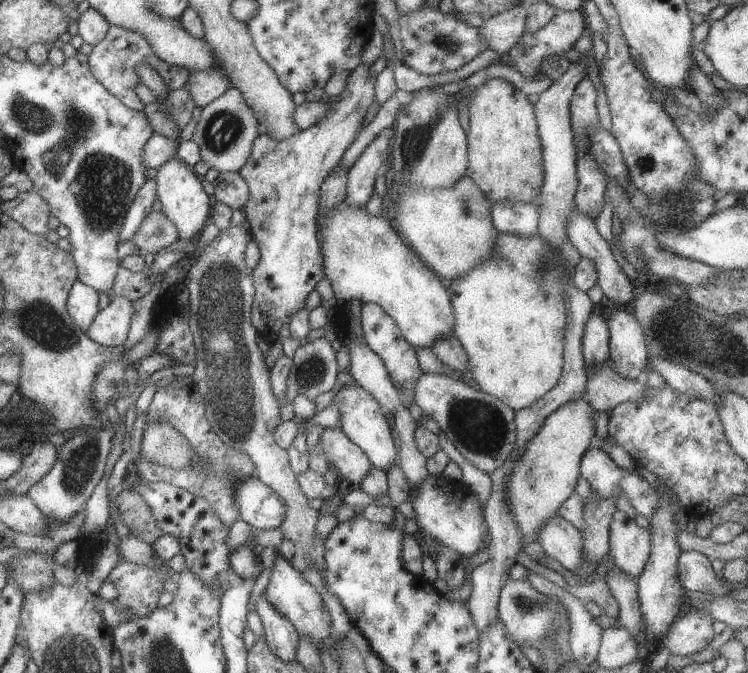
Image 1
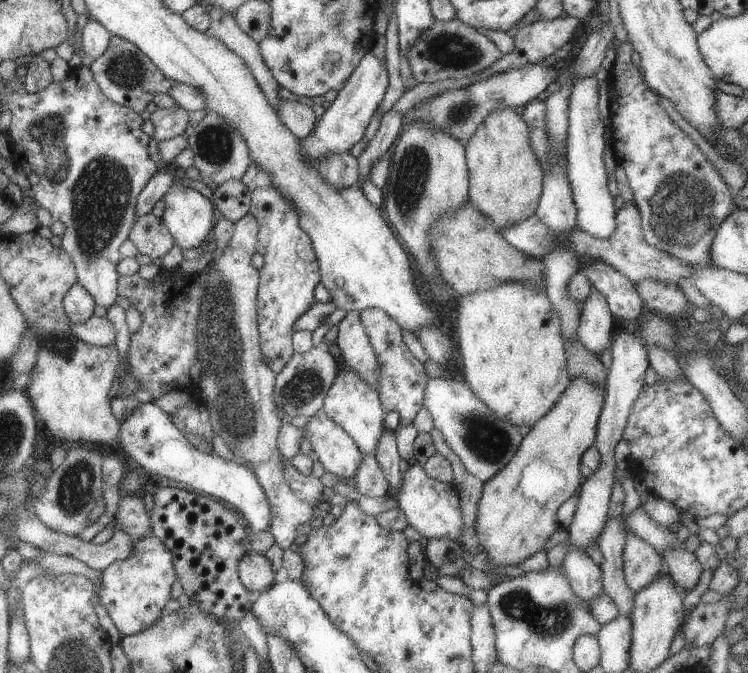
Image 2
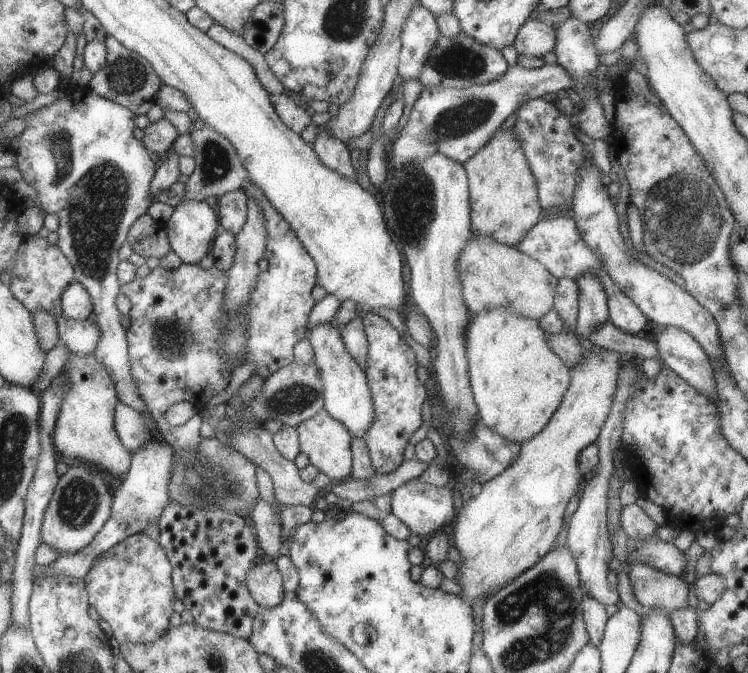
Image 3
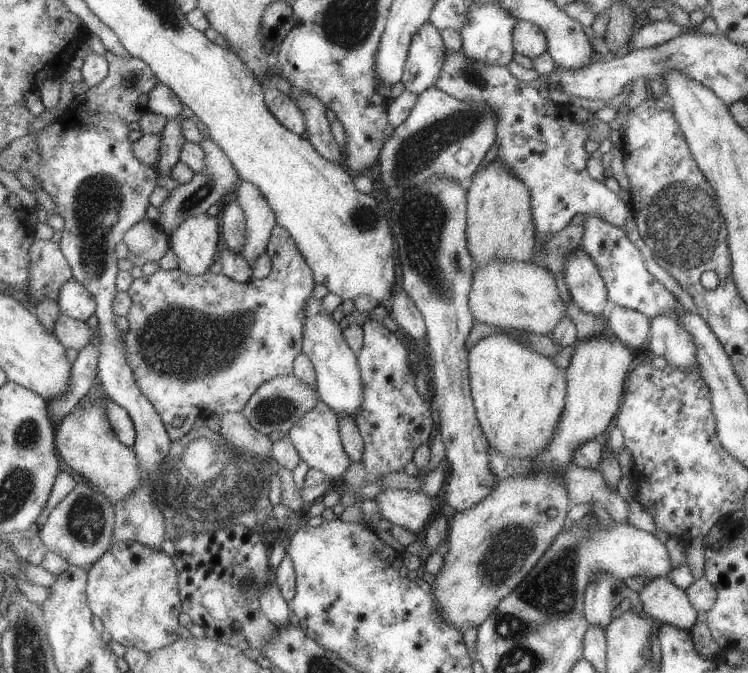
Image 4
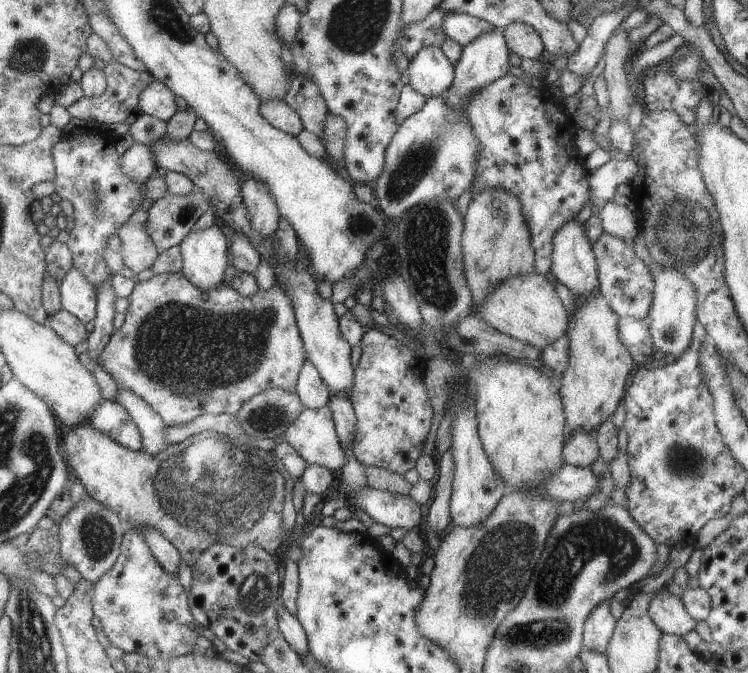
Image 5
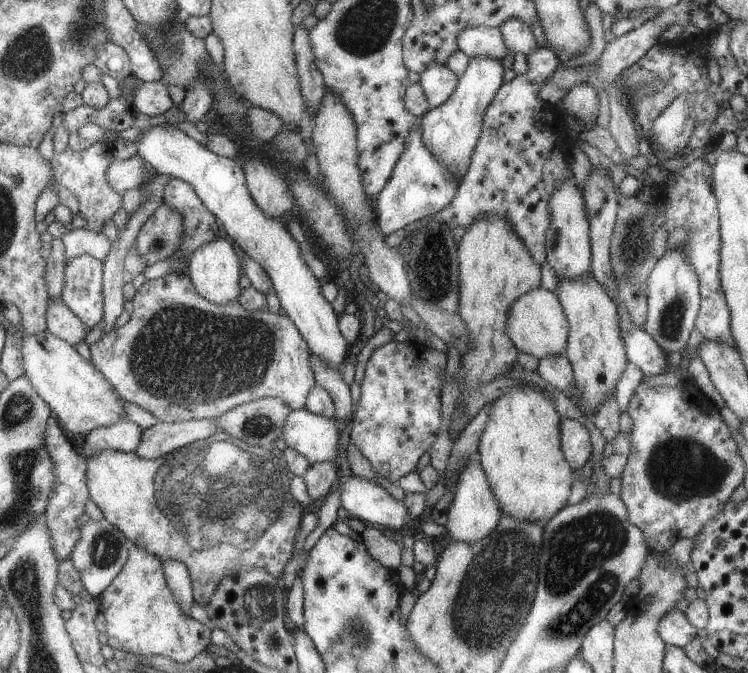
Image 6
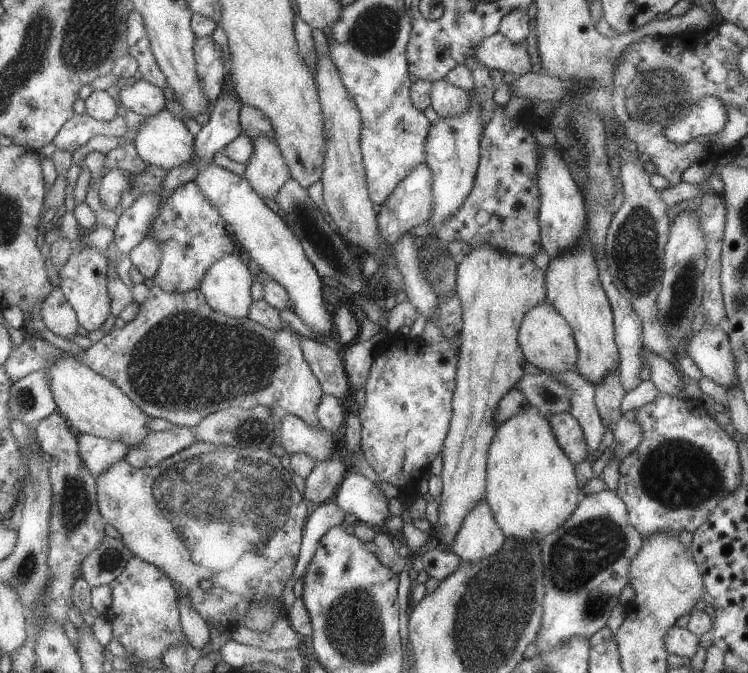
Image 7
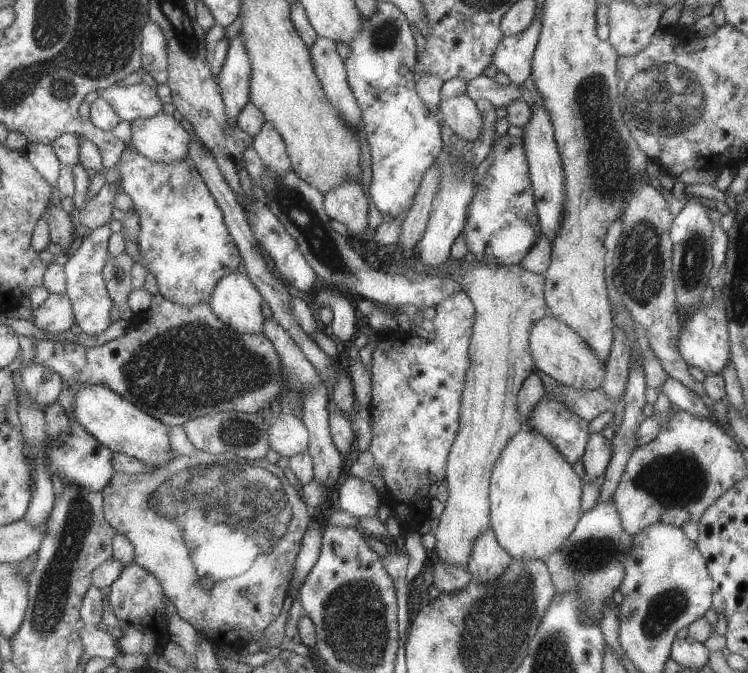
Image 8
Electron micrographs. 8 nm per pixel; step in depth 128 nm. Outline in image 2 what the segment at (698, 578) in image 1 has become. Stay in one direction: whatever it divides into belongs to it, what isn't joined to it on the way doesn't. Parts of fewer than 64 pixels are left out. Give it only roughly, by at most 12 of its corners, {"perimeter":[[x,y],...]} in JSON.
{"perimeter":[[668,548],[661,556],[674,583],[695,588],[704,569],[696,554]]}

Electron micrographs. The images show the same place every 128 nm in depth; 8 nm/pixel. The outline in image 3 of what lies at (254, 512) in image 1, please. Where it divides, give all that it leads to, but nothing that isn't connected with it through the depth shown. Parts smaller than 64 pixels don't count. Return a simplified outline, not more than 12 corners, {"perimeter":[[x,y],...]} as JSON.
{"perimeter":[[121,401],[116,433],[130,454],[163,438],[150,412]]}

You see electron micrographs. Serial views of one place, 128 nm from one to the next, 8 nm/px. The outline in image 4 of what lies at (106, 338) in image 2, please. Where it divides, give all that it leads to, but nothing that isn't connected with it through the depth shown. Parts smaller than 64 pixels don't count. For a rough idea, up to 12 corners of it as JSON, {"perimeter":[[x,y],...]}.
{"perimeter":[[61,313],[54,335],[65,348],[82,351],[96,331]]}

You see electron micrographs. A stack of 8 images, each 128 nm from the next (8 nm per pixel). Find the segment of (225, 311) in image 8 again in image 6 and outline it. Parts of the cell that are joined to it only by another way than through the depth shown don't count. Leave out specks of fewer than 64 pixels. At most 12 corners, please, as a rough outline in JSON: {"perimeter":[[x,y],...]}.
{"perimeter":[[225,235],[194,250],[185,273],[215,304],[237,302],[241,253]]}

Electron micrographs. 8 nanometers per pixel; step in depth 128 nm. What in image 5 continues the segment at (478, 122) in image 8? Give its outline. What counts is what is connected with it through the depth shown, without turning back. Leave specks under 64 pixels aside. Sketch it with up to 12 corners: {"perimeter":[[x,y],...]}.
{"perimeter":[[440,47],[410,61],[409,85],[427,100],[452,87],[455,66]]}

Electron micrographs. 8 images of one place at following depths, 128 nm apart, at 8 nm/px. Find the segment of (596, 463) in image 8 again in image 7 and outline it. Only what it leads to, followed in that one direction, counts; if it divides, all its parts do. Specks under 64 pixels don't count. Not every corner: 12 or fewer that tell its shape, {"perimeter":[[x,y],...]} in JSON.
{"perimeter":[[576,371],[552,374],[572,391],[571,413],[594,464],[607,431],[595,386]]}

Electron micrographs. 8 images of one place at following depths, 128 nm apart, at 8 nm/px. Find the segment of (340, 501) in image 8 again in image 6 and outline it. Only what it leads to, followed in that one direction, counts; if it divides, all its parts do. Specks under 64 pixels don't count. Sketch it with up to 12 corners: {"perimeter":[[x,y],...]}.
{"perimeter":[[351,475],[337,486],[342,507],[393,532],[411,521],[406,504]]}

